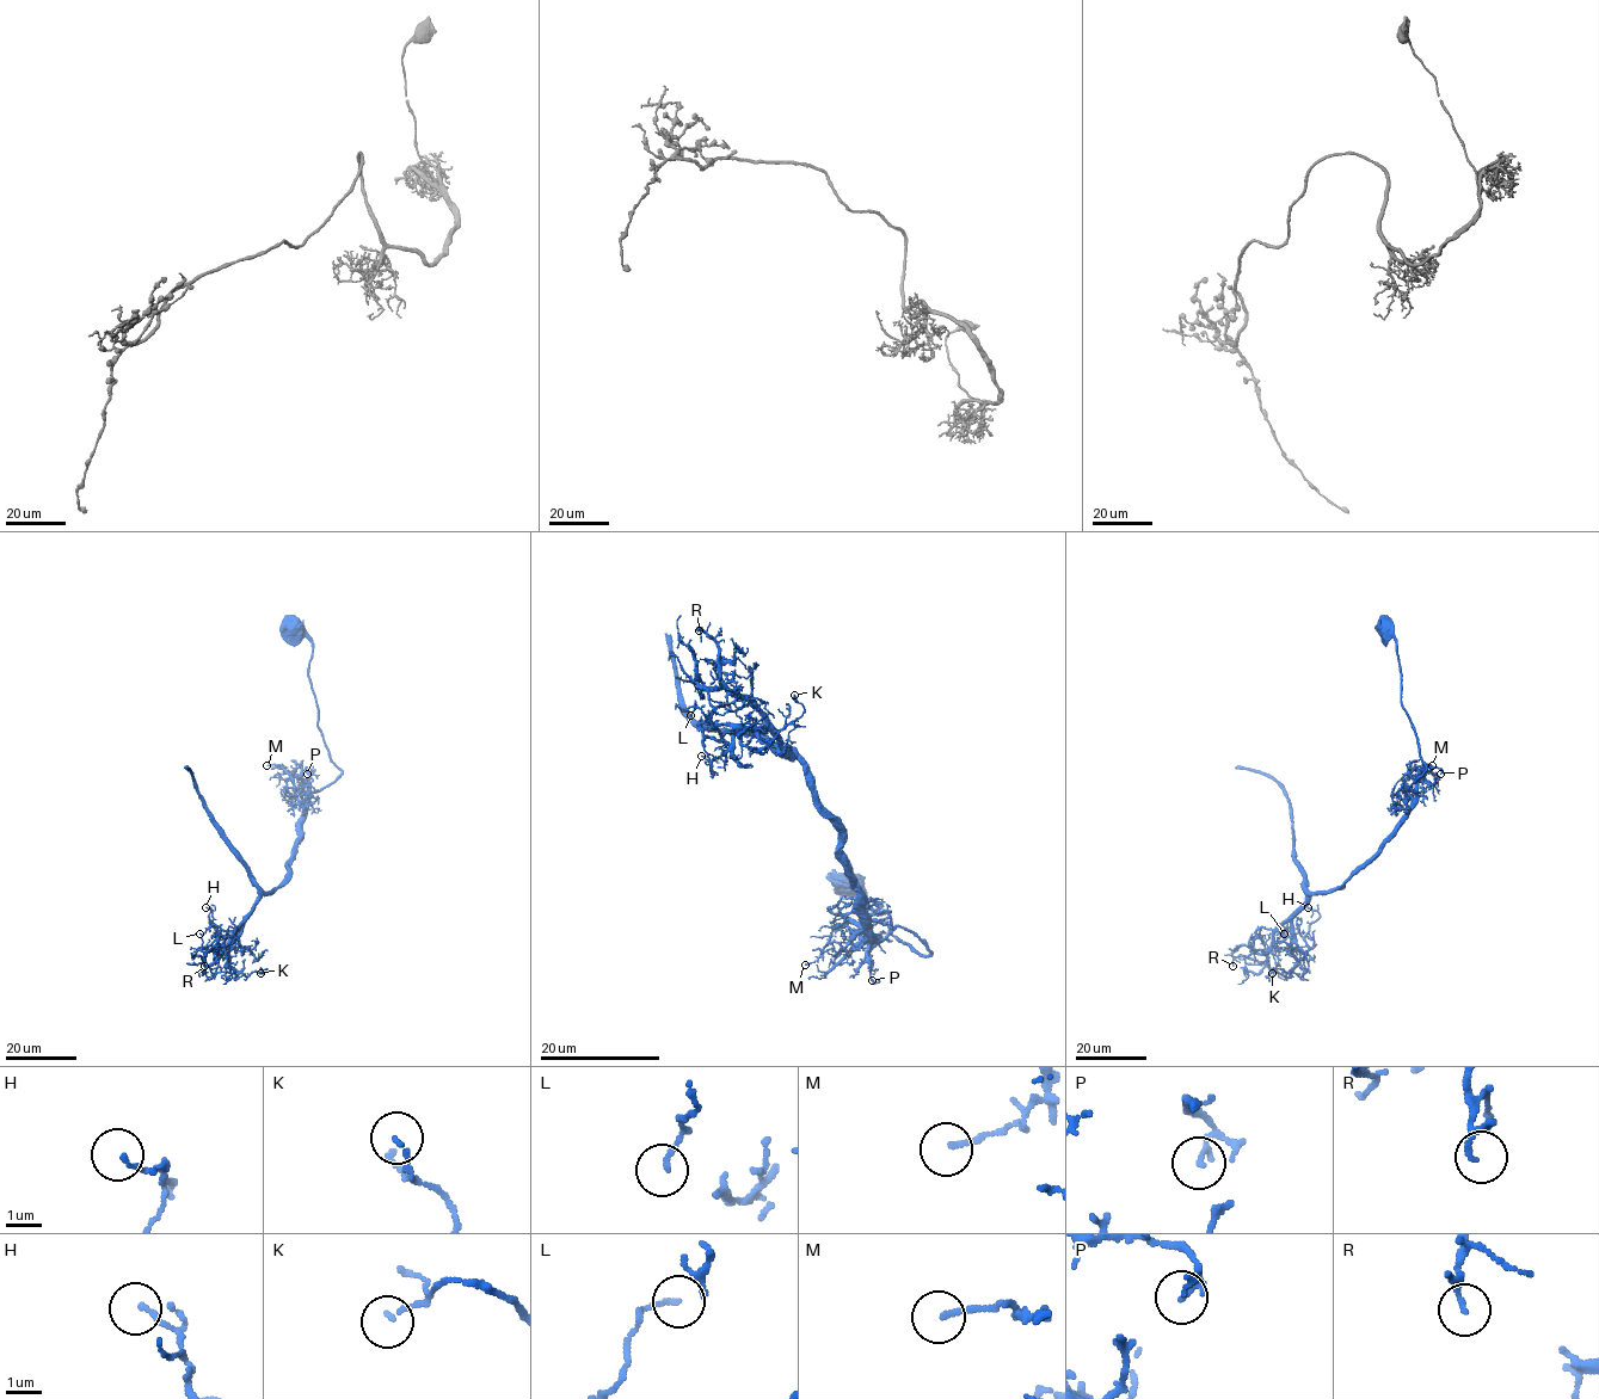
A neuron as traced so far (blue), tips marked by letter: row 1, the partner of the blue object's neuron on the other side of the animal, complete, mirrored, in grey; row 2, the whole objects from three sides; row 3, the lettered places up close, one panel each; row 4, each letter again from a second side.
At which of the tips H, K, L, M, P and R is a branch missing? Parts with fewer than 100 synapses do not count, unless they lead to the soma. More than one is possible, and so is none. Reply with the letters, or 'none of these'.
none of these

